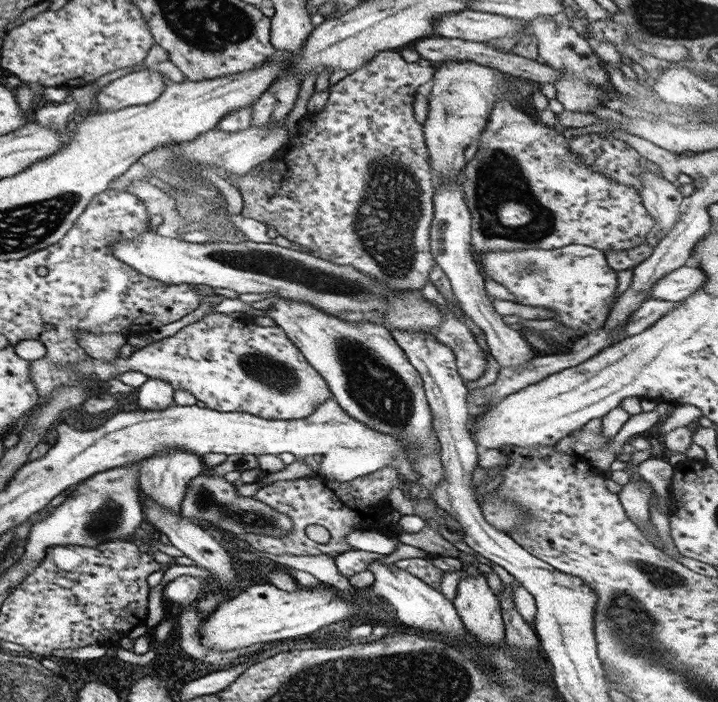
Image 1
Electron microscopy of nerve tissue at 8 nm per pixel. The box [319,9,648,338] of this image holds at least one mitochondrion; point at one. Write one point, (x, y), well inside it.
(384, 221)

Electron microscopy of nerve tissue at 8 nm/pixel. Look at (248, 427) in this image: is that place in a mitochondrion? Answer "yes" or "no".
no

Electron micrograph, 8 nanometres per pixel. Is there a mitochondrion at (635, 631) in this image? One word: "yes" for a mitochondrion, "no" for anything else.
yes

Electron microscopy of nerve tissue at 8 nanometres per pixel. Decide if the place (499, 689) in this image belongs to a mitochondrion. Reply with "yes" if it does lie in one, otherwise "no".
no

